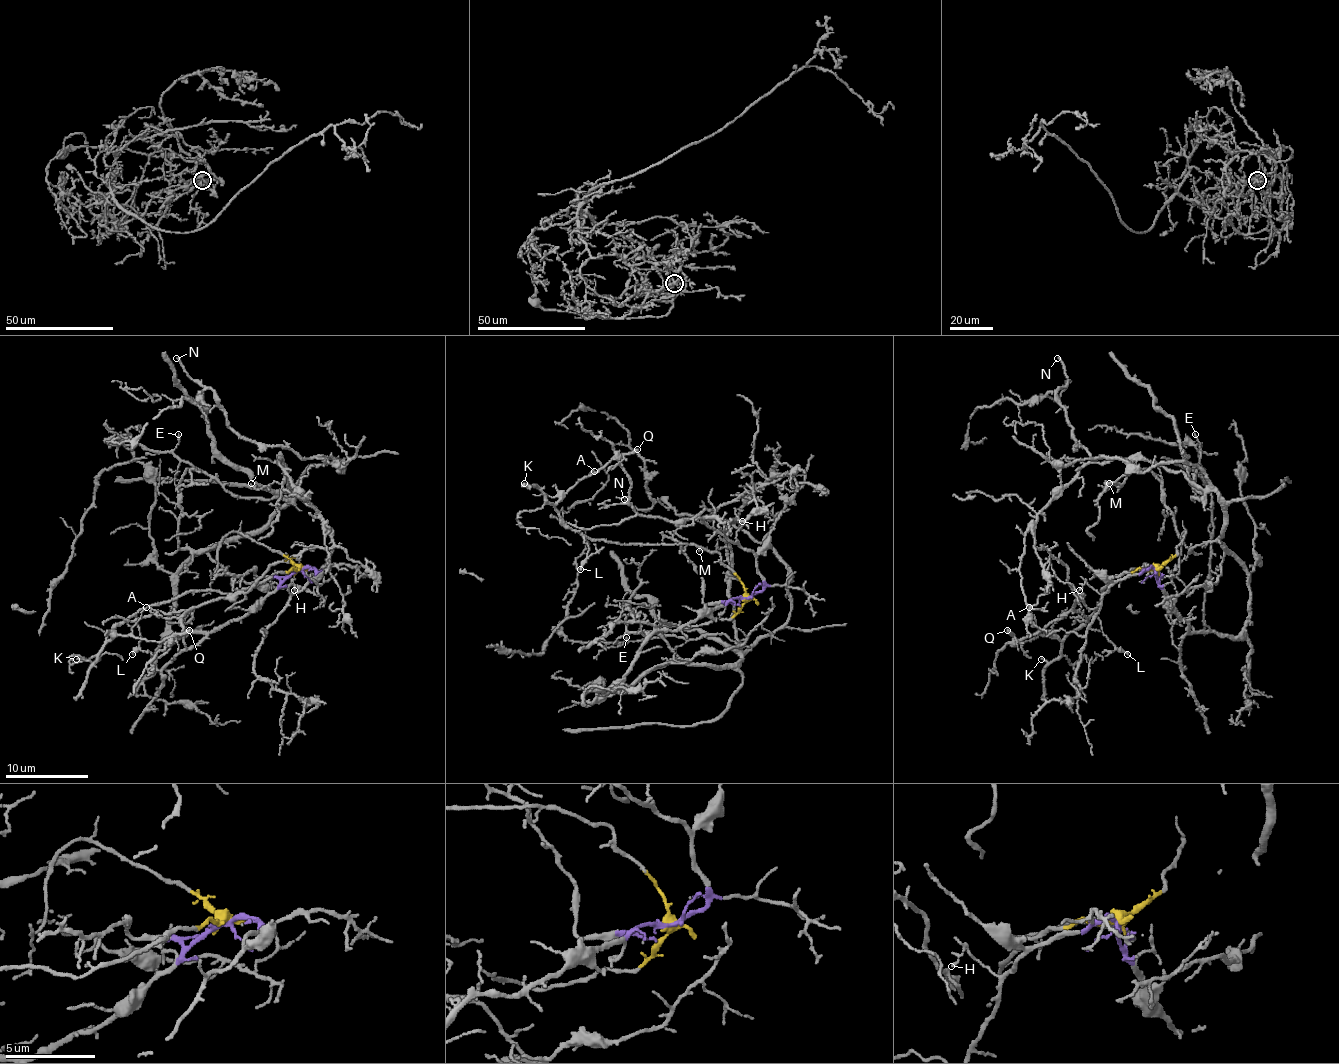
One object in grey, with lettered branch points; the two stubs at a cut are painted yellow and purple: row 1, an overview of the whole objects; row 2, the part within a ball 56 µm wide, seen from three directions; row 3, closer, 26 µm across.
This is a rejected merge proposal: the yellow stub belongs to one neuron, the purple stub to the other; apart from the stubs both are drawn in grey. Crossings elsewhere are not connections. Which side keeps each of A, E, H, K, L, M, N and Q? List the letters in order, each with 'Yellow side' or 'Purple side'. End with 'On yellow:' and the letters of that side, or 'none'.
A: Yellow side
E: Purple side
H: Purple side
K: Yellow side
L: Yellow side
M: Purple side
N: Purple side
Q: Yellow side
On yellow: A, K, L, Q

